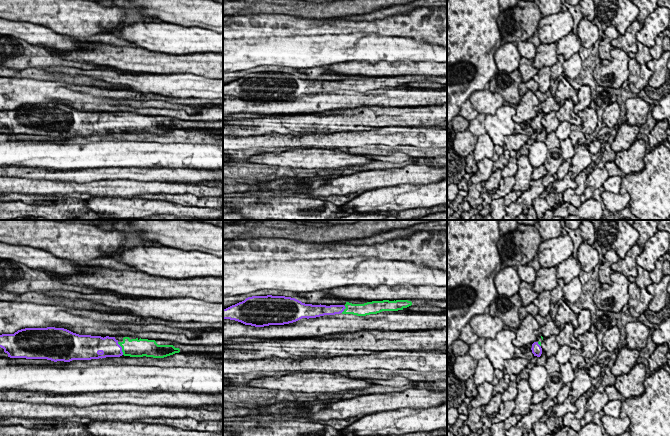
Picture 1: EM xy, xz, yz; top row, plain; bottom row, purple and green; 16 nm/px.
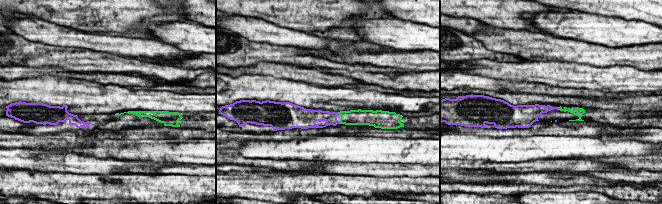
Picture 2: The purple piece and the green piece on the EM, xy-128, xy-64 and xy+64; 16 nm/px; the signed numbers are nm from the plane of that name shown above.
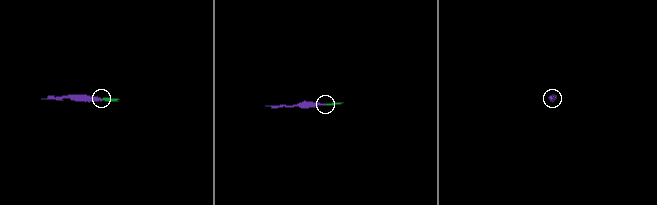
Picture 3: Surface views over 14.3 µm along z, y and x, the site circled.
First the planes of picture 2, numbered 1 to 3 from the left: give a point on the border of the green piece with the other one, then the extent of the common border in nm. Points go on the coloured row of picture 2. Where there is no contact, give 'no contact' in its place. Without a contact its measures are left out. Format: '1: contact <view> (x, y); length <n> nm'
1: no contact
2: no contact
3: contact xy+64 (558, 108); length 50 nm

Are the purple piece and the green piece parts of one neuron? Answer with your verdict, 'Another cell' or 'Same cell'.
Same cell

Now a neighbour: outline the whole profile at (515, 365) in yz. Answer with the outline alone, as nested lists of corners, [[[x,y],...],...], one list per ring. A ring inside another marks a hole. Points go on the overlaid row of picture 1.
[[[514,357],[512,359],[504,360],[504,381],[509,384],[510,375],[518,375],[525,367],[527,367],[529,360],[525,358]]]

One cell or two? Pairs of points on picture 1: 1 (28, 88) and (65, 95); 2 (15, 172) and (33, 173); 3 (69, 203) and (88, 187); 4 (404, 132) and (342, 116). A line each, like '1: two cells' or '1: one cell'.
1: one cell
2: one cell
3: two cells
4: two cells

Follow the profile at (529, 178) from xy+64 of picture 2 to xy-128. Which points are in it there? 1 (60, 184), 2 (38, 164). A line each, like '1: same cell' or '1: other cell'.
1: same cell
2: other cell

